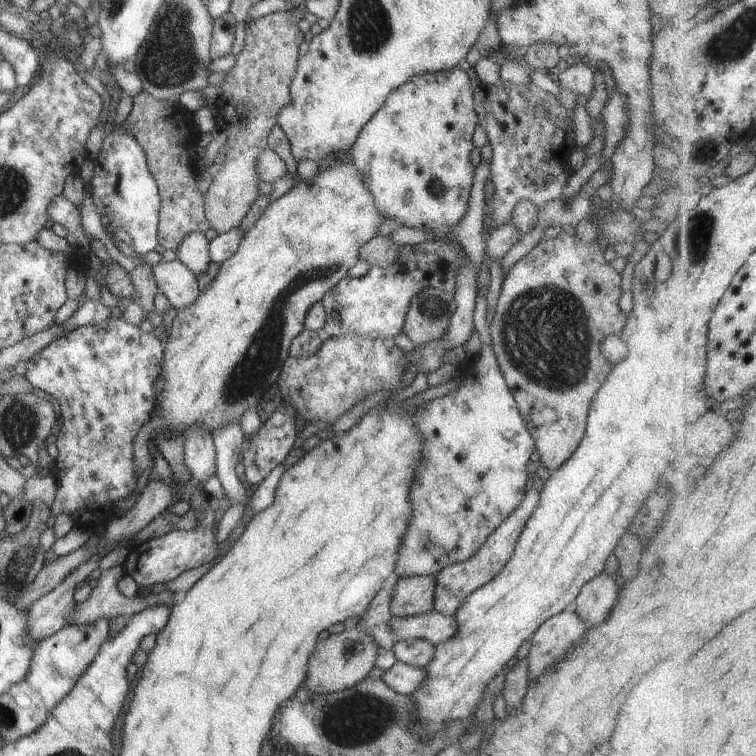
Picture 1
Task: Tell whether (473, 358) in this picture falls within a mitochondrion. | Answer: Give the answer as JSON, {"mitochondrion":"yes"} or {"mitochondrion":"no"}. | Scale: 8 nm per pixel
{"mitochondrion":"no"}

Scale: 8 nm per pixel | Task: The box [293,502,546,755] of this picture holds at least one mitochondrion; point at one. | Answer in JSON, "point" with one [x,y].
{"point":[359,717]}

